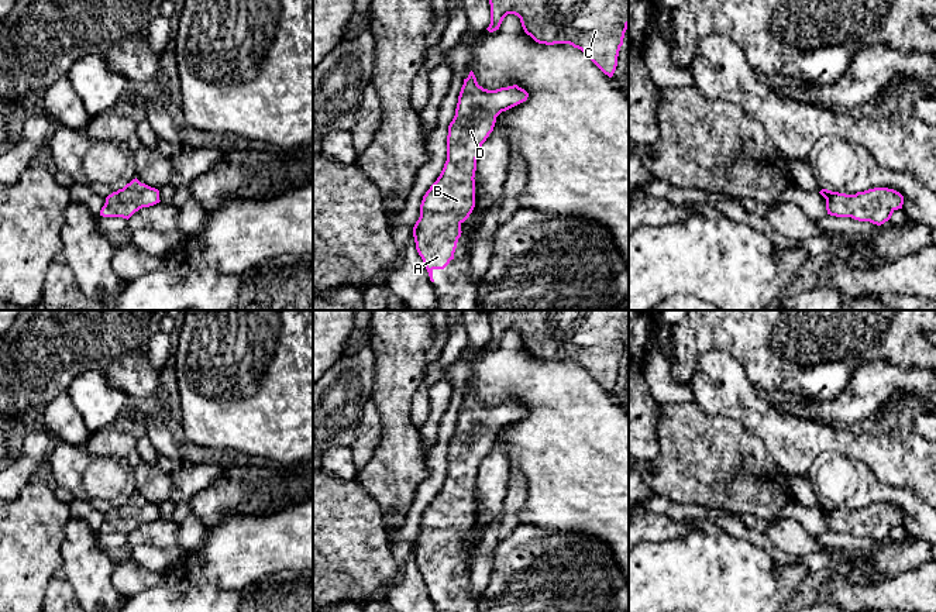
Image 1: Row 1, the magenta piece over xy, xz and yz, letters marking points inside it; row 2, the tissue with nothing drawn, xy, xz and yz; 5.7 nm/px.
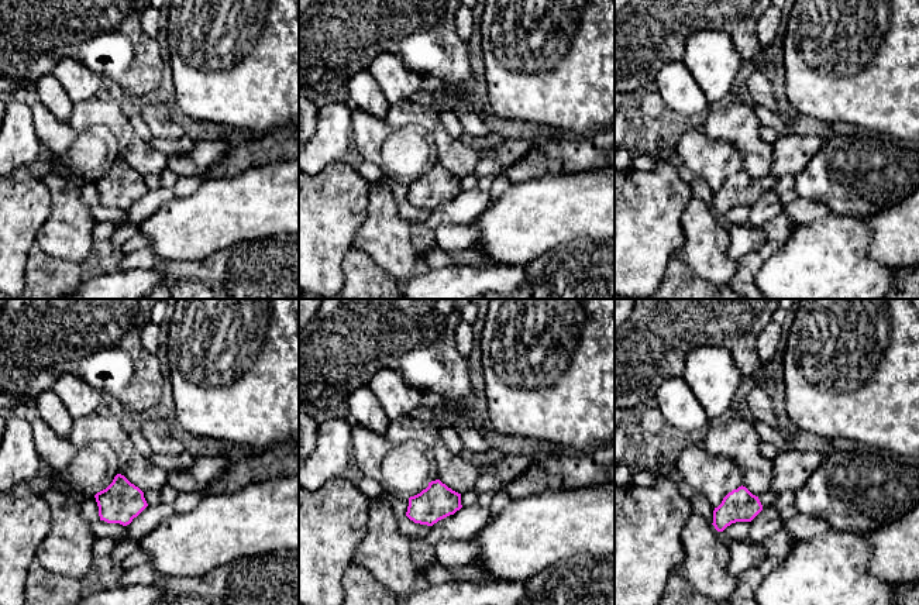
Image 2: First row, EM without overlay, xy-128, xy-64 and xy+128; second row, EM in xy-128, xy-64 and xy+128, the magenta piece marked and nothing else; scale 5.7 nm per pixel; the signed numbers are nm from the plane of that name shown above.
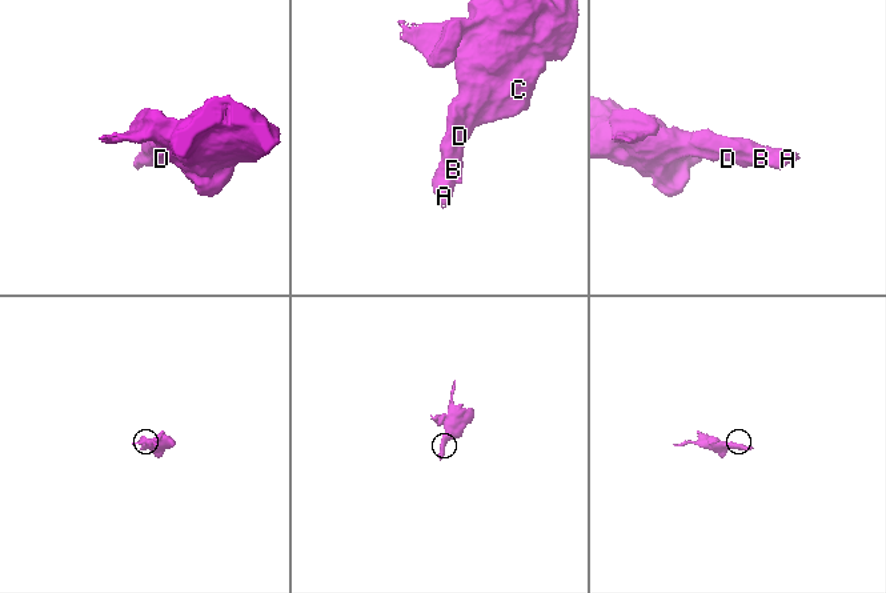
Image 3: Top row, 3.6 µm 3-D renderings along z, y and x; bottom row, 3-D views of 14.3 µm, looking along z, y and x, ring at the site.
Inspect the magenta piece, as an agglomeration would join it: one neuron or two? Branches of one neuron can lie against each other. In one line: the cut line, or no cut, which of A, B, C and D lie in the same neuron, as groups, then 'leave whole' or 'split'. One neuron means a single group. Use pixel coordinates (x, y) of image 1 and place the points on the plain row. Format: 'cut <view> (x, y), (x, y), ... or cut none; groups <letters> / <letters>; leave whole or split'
cut none; groups A B C D; leave whole

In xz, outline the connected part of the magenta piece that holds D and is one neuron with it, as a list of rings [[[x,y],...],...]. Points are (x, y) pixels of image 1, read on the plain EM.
[[[474,388],[464,395],[455,432],[448,441],[447,451],[447,477],[437,496],[423,512],[420,520],[420,533],[413,543],[413,553],[416,565],[423,575],[429,588],[430,596],[433,595],[434,585],[444,585],[457,564],[458,554],[461,553],[461,540],[469,533],[475,523],[475,486],[476,474],[482,460],[493,447],[496,433],[523,417],[529,409],[517,400],[488,406],[478,400]]]

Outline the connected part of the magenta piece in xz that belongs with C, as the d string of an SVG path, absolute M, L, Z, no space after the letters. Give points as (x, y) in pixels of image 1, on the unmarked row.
M485 310L491 320L489 348L499 345L507 330L520 334L522 343L536 358L569 360L581 365L609 393L629 341L629 310Z

